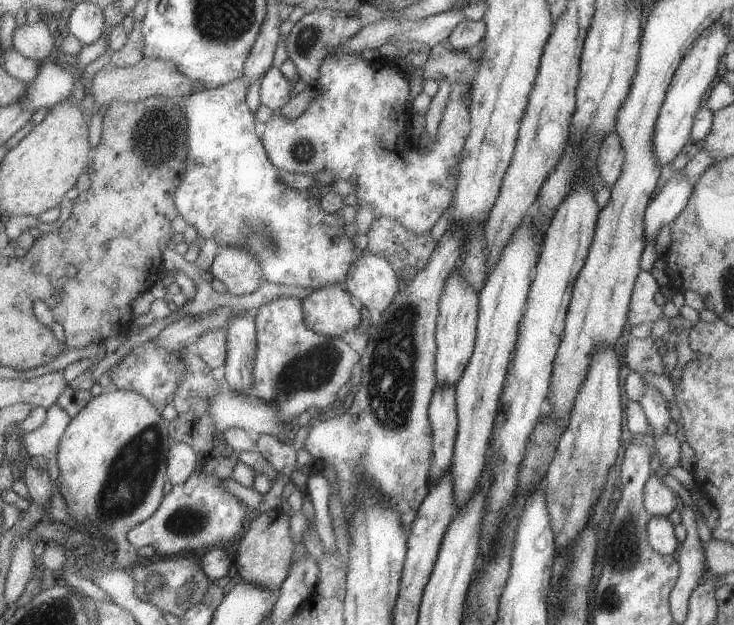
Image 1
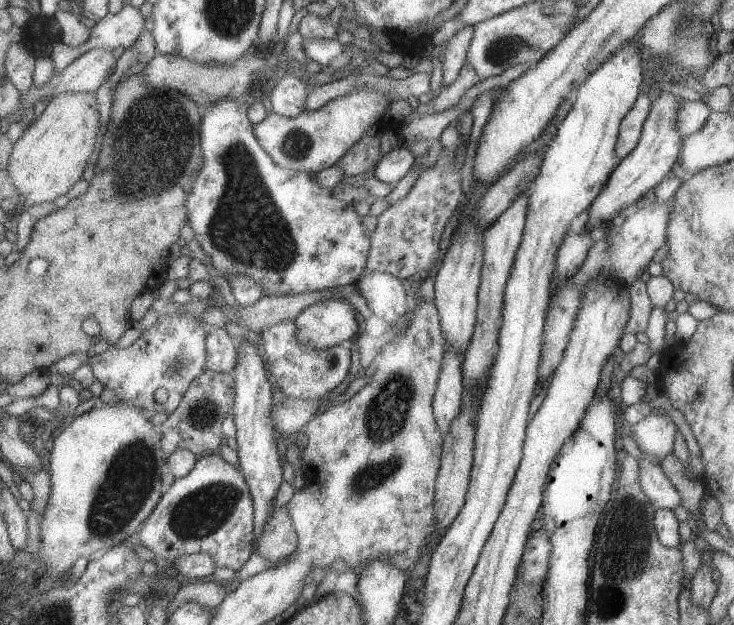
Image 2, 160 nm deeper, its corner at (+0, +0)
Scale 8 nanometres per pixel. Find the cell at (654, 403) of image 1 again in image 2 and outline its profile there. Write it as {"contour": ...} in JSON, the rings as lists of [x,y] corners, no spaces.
{"contour":[[[649,413],[639,420],[637,424],[631,425],[630,430],[630,436],[632,437],[633,442],[635,442],[635,446],[637,446],[641,452],[657,457],[657,460],[660,460],[659,462],[665,459],[667,455],[672,454],[673,440],[675,440],[677,427],[669,417],[663,417],[661,414]]]}

